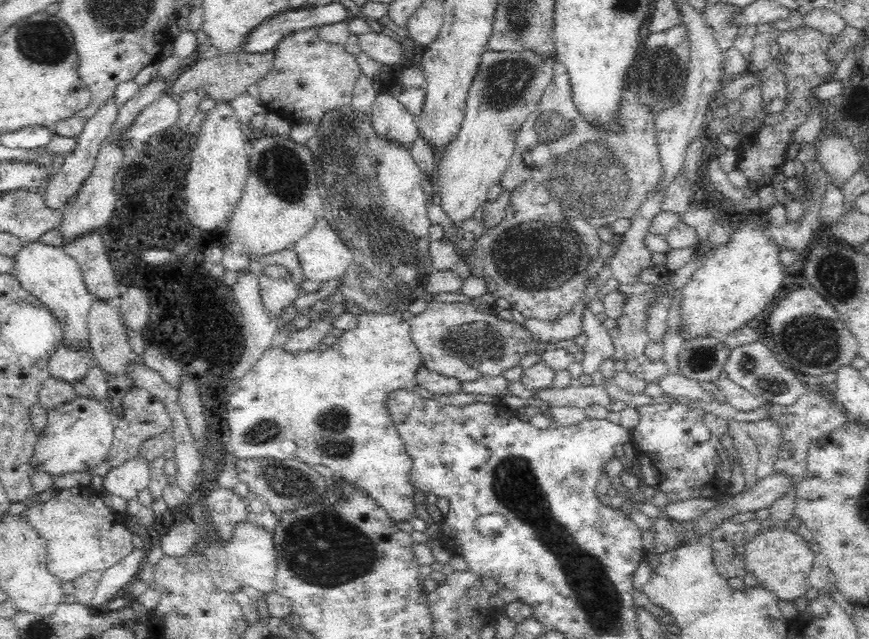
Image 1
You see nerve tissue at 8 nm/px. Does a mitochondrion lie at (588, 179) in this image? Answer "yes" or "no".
yes

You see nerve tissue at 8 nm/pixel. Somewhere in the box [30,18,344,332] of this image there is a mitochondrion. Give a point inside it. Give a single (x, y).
(286, 175)

